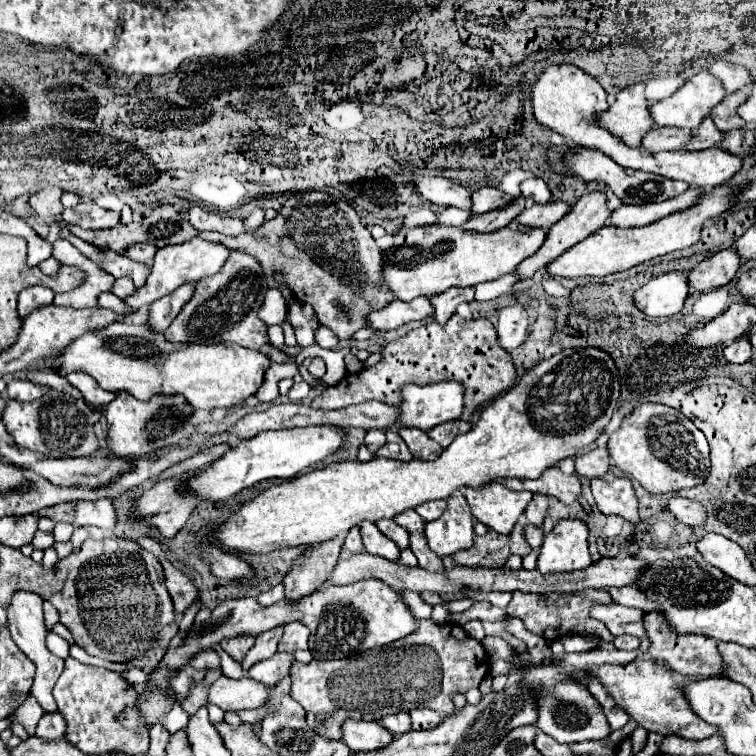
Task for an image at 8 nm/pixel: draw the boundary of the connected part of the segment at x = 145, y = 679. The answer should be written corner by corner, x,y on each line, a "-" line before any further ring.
132,667
123,673
123,677
132,684
149,684
150,674
144,670

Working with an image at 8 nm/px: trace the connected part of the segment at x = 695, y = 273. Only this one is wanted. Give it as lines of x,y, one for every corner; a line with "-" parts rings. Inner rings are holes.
721,250
705,258
701,264
697,264
689,272
687,284
691,286
691,290
697,290
697,292
709,292
709,290
721,288
735,278
739,264
741,260
735,254
735,250

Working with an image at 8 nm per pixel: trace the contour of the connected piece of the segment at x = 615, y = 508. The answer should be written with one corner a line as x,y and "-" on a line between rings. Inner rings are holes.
609,478
601,480
591,480
591,492
595,496
597,508
611,516
621,516
629,520
631,524
639,522
639,512
637,512
637,496
631,486
631,480
627,478
615,478
609,482

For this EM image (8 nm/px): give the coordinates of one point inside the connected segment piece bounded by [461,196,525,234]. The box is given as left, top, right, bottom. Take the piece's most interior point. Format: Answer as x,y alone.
496,219

